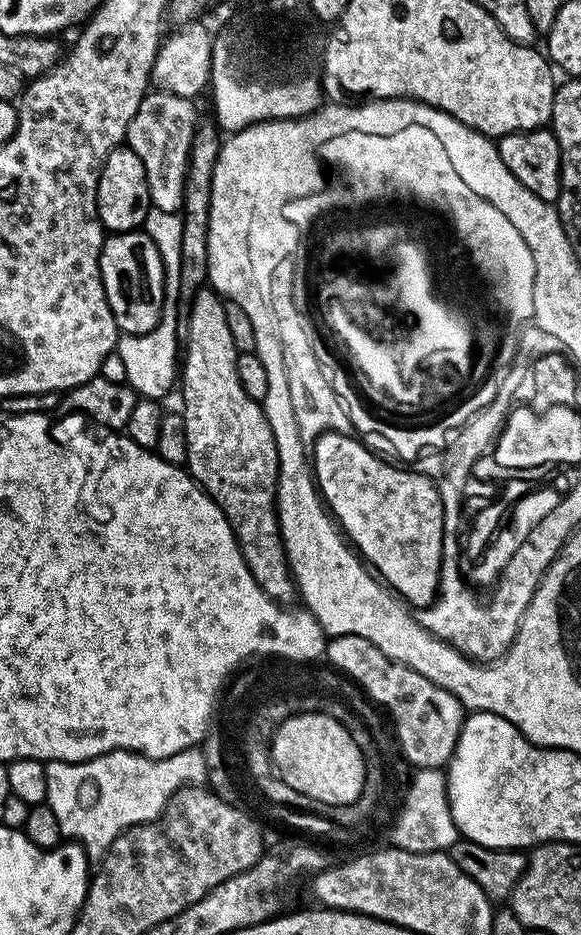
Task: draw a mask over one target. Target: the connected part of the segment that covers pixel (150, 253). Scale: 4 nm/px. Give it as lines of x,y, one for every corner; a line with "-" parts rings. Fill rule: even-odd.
144,231
118,232
105,239
104,249
100,251
100,277
114,322
123,335
141,336
162,323
166,266

